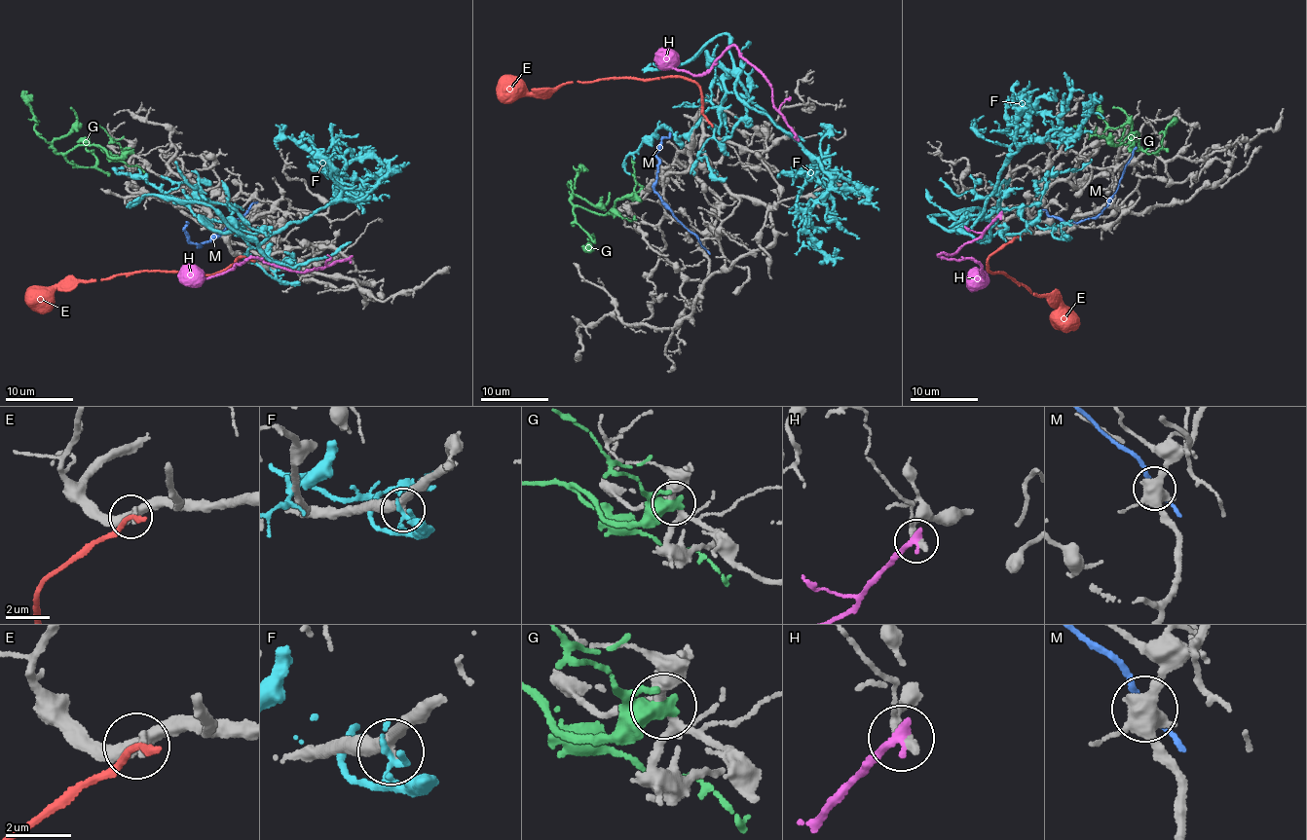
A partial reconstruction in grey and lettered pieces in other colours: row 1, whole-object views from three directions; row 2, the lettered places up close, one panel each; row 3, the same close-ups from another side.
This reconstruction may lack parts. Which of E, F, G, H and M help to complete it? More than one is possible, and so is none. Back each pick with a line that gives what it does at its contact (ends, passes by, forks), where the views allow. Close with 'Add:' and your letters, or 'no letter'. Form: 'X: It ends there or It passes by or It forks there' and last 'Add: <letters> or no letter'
Add: no letter

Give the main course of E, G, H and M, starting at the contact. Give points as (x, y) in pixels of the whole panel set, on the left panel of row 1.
E: (244, 256), (236, 258), (231, 265), (211, 274), (149, 271), (117, 273), (40, 289), (25, 302)
G: (130, 151), (116, 158), (96, 145), (56, 152), (37, 132), (30, 103), (22, 91)
H: (351, 258), (304, 272), (286, 271), (251, 257), (202, 278), (178, 274)
M: (250, 208), (201, 246), (185, 235), (186, 222)

